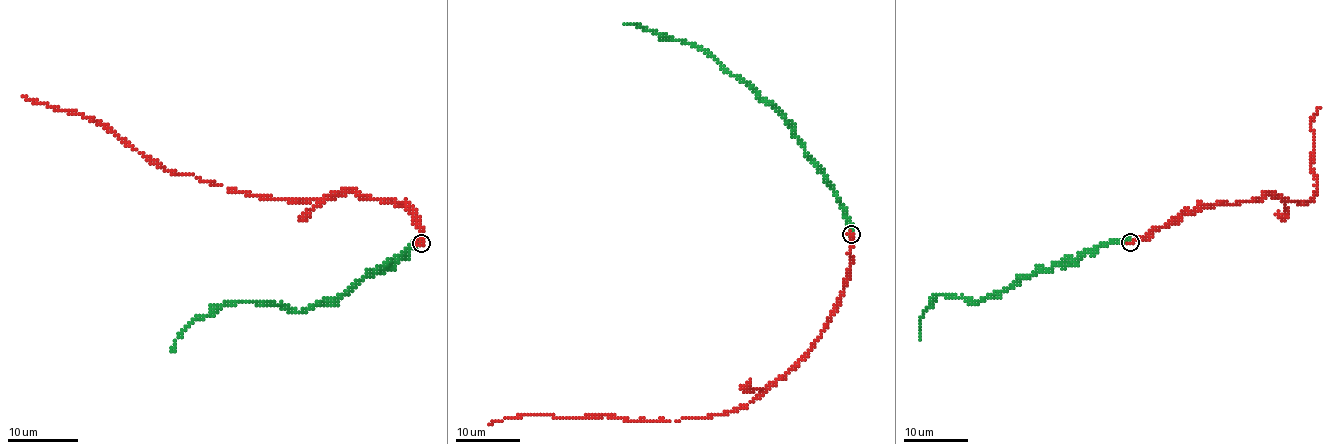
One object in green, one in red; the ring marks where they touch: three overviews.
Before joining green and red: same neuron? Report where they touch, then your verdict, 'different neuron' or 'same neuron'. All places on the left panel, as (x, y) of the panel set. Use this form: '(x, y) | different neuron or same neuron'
(421, 243) | different neuron

